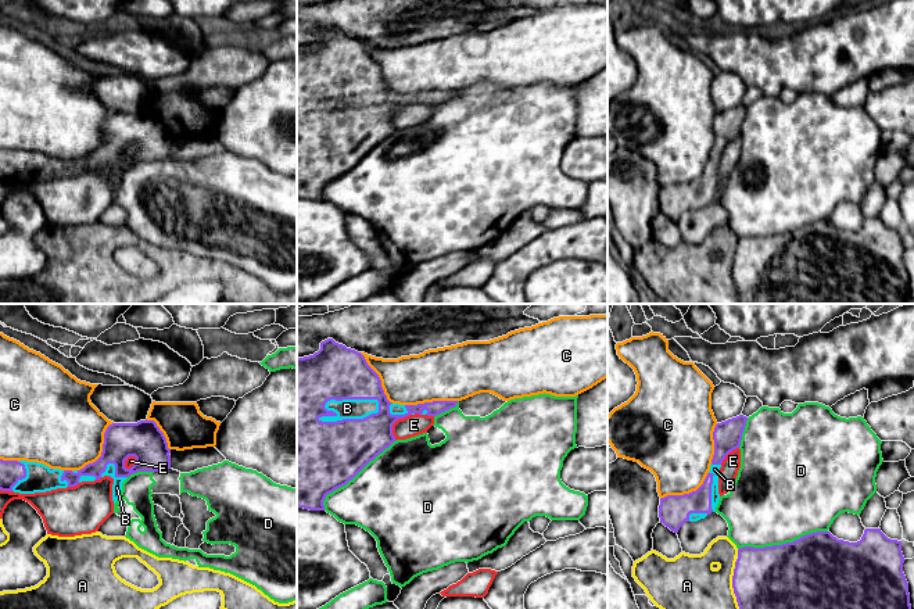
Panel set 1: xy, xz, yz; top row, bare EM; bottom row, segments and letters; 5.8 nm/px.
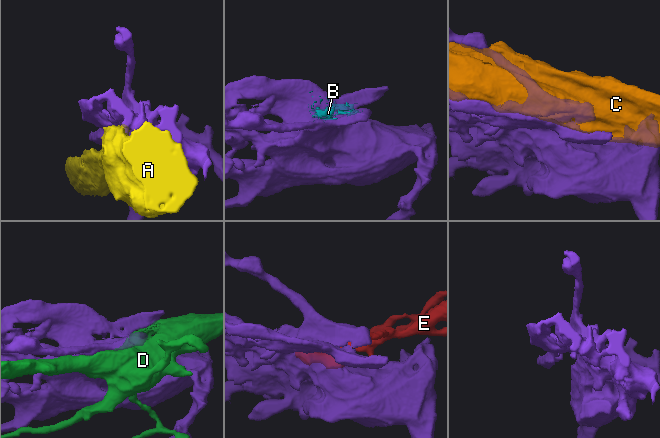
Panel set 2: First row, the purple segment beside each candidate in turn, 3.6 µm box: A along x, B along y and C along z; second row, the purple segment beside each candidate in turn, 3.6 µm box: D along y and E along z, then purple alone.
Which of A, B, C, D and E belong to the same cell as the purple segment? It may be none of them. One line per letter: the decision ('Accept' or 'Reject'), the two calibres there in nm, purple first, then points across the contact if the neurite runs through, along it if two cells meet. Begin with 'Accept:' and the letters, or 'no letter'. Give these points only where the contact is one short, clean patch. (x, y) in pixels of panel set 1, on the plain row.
Accept: B
A: Reject. Thickness 480 nm (purple) against 420 nm
B: Accept. Thickness 380 nm (purple) against 110 nm
C: Reject. Thickness 220 nm (purple) against 440 nm
D: Reject. Thickness 500 nm (purple) against 500 nm
E: Reject. Thickness 280 nm (purple) against 130 nm

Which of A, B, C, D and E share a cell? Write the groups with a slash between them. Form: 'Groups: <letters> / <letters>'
Groups: A / B / C / D / E

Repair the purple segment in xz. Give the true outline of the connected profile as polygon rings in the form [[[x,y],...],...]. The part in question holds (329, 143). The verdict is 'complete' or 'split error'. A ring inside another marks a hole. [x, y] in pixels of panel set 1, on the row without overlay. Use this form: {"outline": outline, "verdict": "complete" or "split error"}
{"outline": [[[327,28],[313,44],[297,47],[297,197],[325,200],[327,183],[345,175],[395,129],[393,114],[409,104],[437,105],[458,90],[399,94],[387,89],[365,46]]], "verdict": "split error"}

